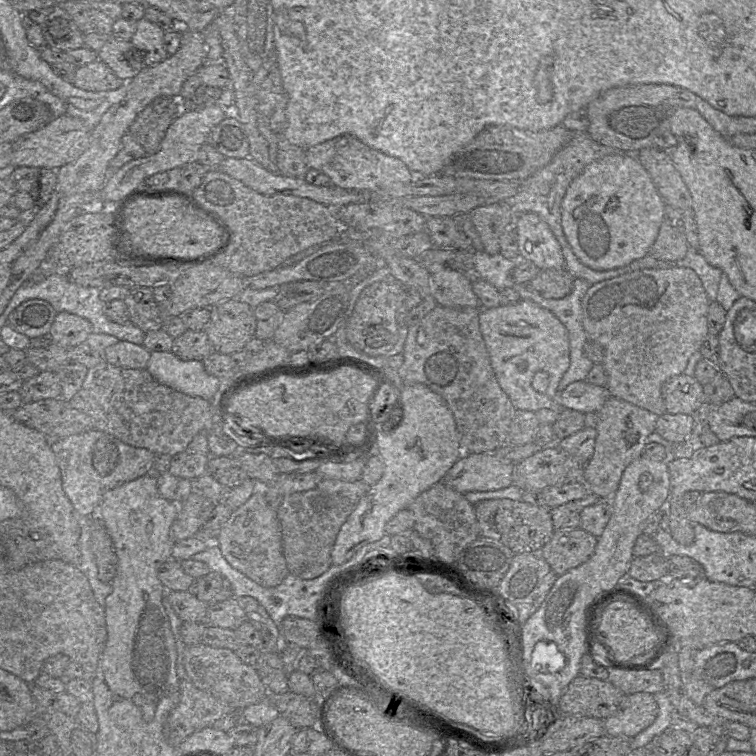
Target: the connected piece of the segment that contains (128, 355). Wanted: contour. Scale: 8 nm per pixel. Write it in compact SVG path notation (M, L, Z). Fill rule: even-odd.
M118 341L104 351L106 362L122 368L146 369L151 352L143 345L128 341Z

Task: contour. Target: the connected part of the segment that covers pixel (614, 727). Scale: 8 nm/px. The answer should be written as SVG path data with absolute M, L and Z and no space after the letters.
M653 694L624 695L618 710L604 720L604 732L613 737L634 738L652 725L657 715L658 705Z

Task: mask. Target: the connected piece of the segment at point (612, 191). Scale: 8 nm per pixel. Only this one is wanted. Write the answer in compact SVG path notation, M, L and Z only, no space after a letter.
M635 153L607 155L585 167L569 185L561 204L561 224L575 256L585 266L605 271L620 268L649 253L664 219L666 204Z

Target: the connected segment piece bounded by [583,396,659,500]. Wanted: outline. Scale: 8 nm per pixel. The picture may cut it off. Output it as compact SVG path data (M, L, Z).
M614 396L608 397L597 415L594 454L585 464L583 482L590 493L610 500L618 489L625 468L642 455L646 438L655 431L659 416Z

